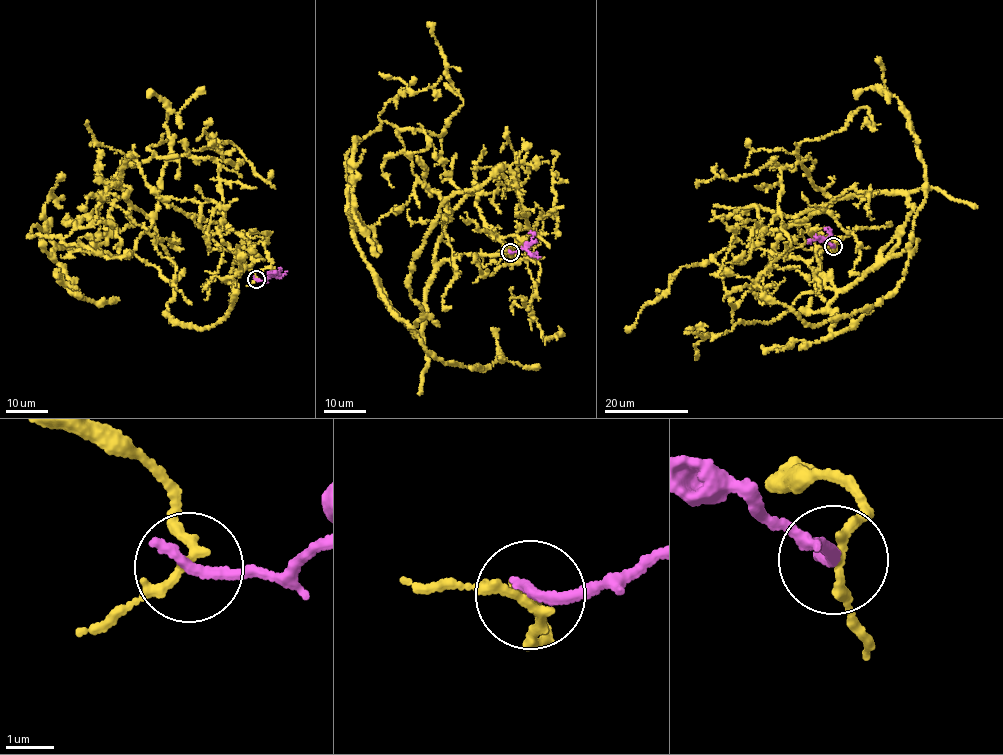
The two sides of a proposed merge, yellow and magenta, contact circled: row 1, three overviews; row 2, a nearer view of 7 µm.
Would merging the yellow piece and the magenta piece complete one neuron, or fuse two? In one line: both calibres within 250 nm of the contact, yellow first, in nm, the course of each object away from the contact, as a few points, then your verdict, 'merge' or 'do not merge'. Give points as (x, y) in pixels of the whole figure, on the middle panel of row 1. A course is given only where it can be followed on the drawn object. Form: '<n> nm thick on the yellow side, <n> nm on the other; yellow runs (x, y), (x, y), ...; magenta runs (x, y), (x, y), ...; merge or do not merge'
190 nm thick on the yellow side, 280 nm on the other; yellow runs (510, 252), (473, 189), (422, 332), (379, 292), (414, 327), (443, 202), (508, 165), (558, 326); magenta runs (510, 252), (524, 248), (534, 236), (532, 232), (528, 234); do not merge

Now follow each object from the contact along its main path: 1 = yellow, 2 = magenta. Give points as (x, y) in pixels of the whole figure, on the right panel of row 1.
1: (833, 246), (757, 207), (908, 198), (881, 302), (817, 325), (755, 282), (790, 245), (777, 166), (861, 128)
2: (833, 246), (812, 239), (808, 242), (811, 243)

